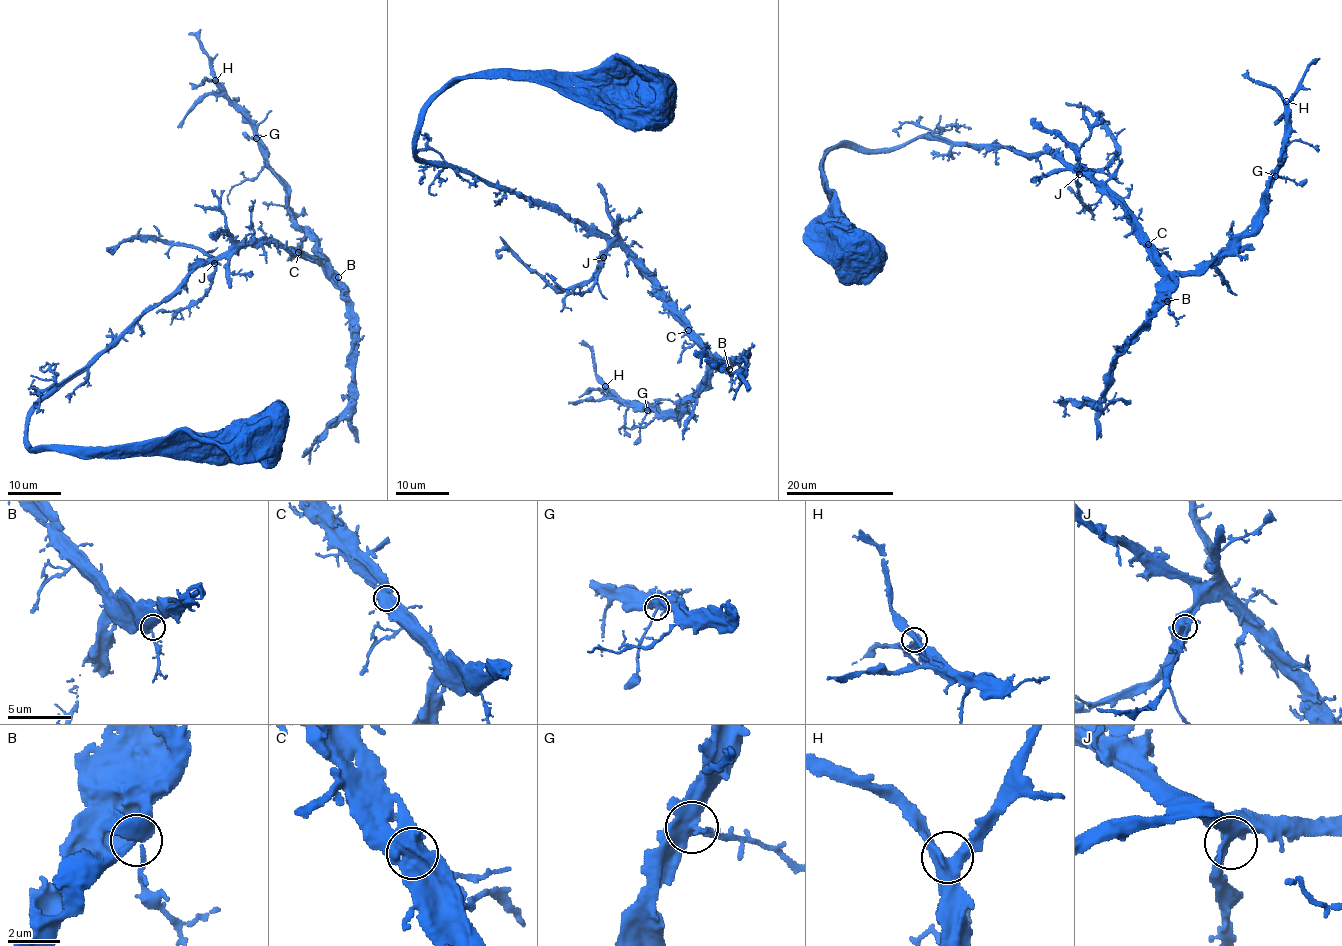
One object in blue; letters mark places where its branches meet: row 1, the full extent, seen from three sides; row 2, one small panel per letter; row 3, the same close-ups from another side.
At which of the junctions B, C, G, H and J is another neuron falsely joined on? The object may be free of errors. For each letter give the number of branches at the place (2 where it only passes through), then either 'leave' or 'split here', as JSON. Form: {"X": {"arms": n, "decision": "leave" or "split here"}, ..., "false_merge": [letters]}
{"B": {"arms": 2, "decision": "leave"}, "C": {"arms": 3, "decision": "leave"}, "G": {"arms": 4, "decision": "leave"}, "H": {"arms": 3, "decision": "leave"}, "J": {"arms": 4, "decision": "leave"}, "false_merge": []}

